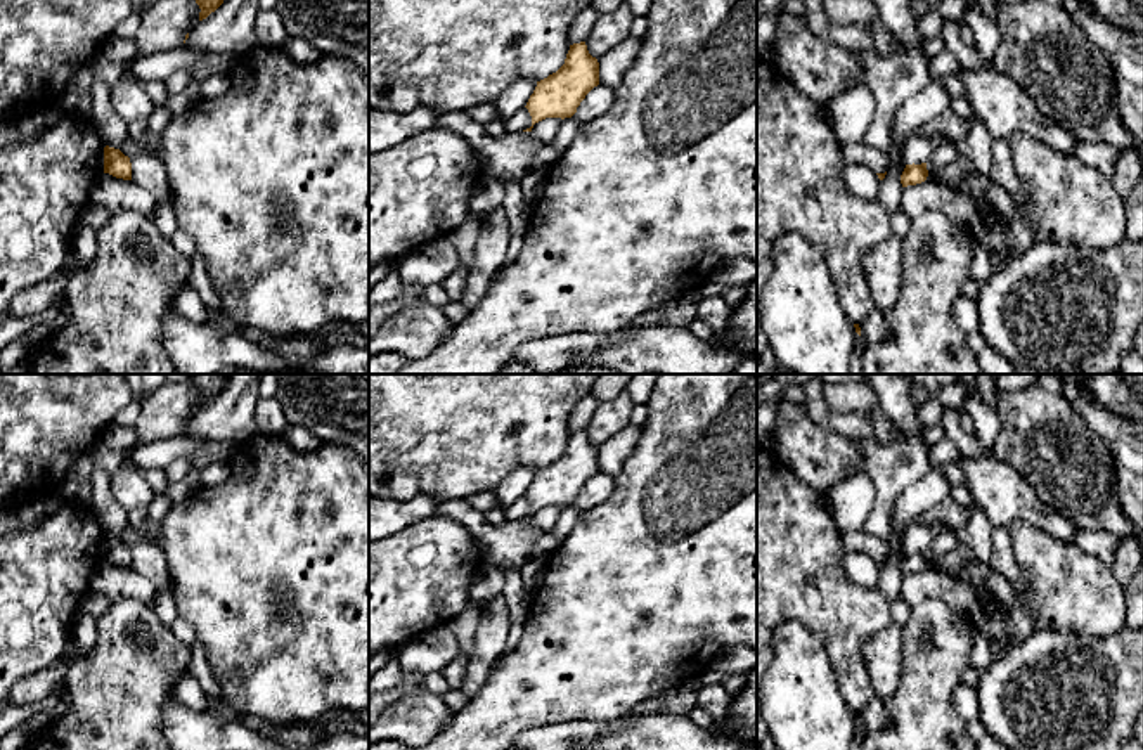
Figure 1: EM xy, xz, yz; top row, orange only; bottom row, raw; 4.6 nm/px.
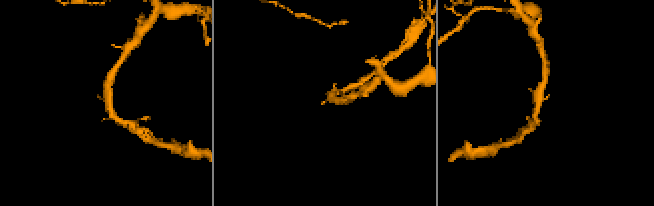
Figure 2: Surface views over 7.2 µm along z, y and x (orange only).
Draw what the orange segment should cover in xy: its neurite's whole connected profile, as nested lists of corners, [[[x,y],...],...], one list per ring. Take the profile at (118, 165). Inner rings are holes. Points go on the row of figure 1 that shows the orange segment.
[[[104,147],[104,173],[116,178],[132,180],[132,163],[119,149]]]

